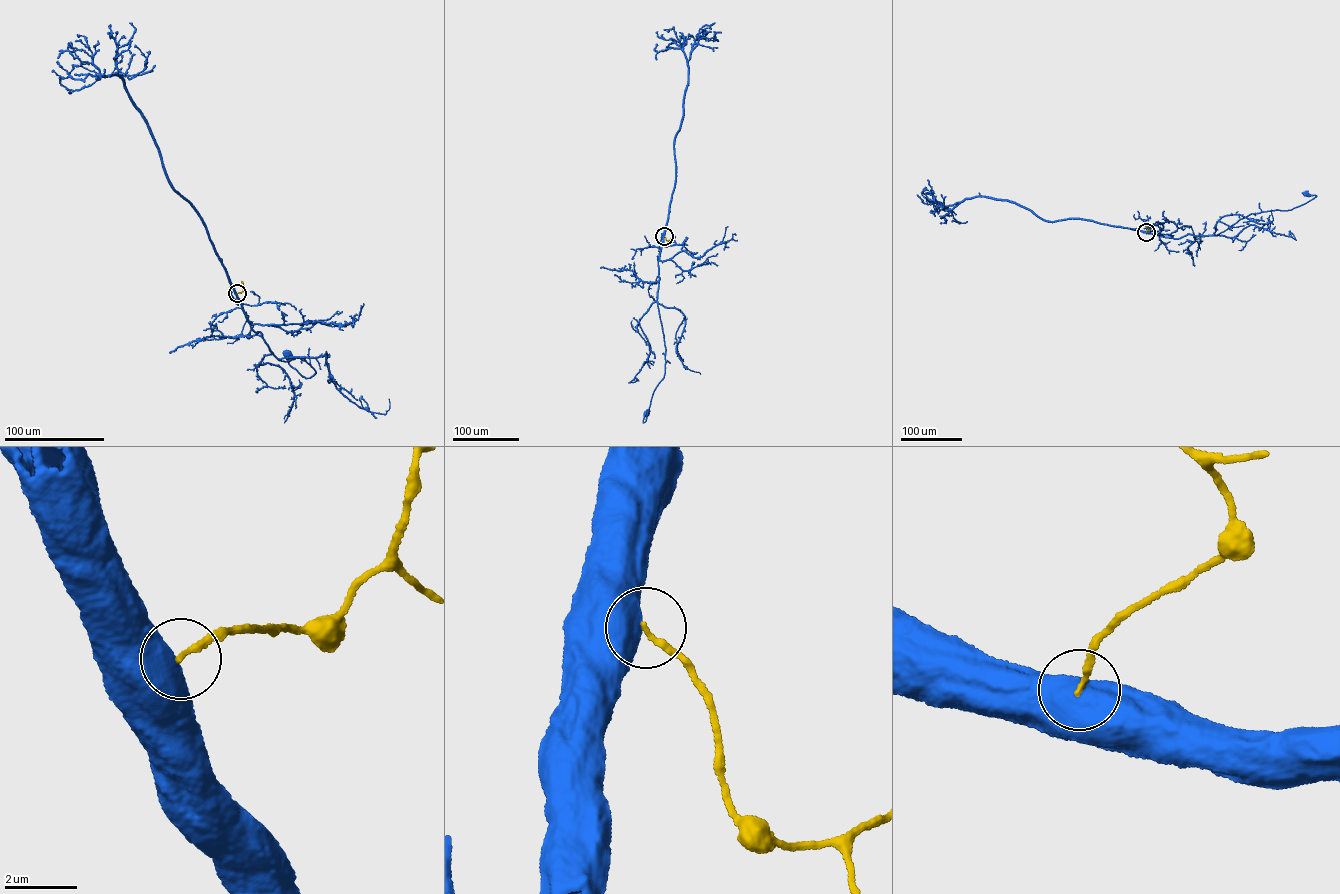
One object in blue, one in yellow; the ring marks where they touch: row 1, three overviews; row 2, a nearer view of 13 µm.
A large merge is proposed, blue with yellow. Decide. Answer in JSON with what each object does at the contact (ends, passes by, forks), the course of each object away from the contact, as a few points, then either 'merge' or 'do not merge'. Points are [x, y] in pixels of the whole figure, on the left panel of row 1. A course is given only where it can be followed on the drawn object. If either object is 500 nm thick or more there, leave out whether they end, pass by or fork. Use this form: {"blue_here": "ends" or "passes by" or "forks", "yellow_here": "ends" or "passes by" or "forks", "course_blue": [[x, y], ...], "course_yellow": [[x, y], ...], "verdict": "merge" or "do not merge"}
{"course_blue": [[237, 293], [251, 328], [279, 361], [303, 358], [316, 373], [303, 376], [289, 364], [288, 353]], "course_yellow": [[237, 293], [243, 289], [241, 281]], "verdict": "do not merge"}

